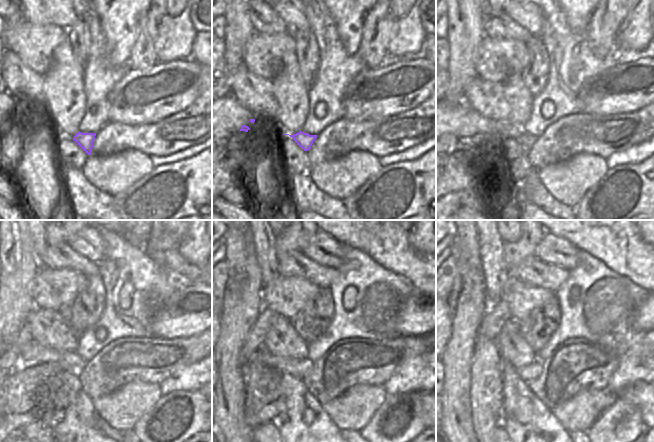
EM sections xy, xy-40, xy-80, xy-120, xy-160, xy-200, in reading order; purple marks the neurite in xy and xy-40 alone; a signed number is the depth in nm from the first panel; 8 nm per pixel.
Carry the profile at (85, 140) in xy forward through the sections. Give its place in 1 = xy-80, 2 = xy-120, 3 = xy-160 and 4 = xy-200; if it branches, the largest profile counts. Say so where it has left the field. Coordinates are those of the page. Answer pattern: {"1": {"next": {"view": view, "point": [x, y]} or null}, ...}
{"1": {"next": {"view": "xy-80", "point": [485, 130]}}, "2": {"next": {"view": "xy-120", "point": [38, 386]}}, "3": {"next": {"view": "xy-160", "point": [265, 403]}}, "4": {"next": {"view": "xy-200", "point": [487, 393]}}}

